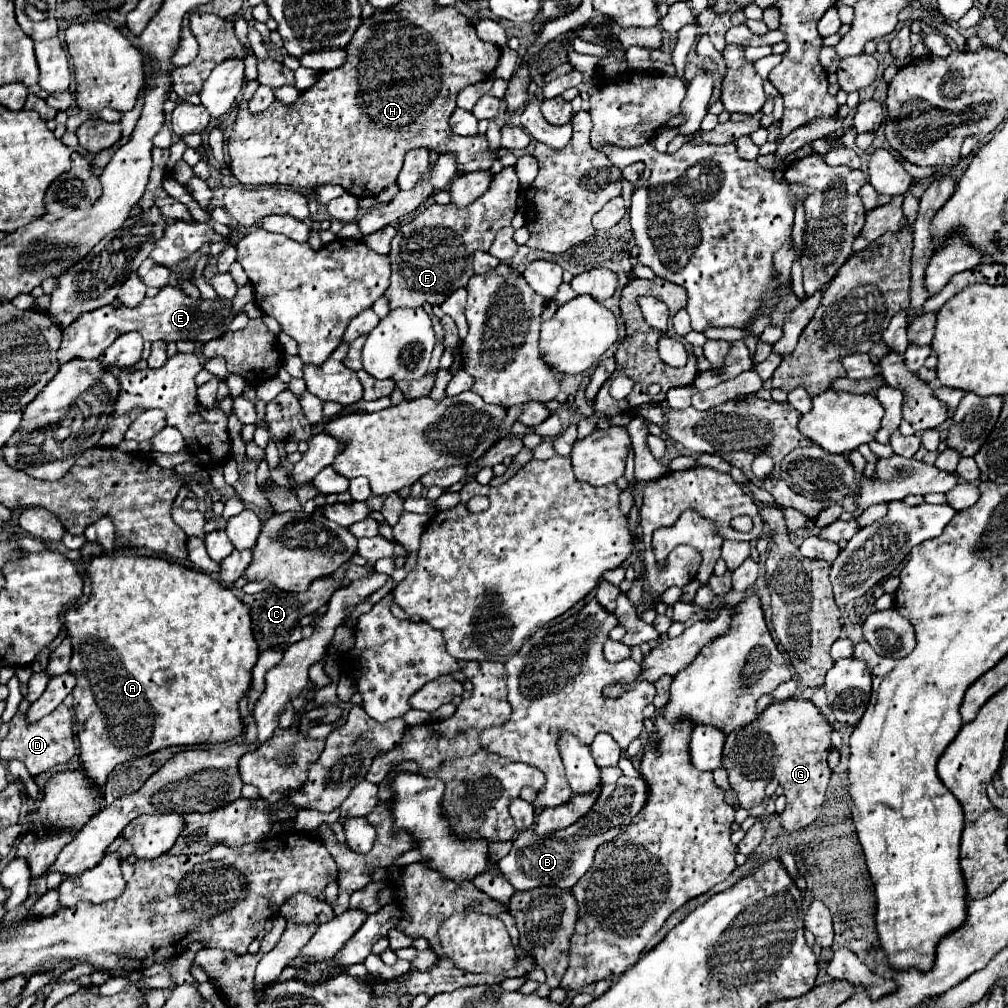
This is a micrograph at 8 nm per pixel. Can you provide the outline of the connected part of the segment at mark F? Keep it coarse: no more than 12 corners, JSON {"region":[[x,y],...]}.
{"region":[[513,166],[465,208],[431,204],[391,244],[389,308],[441,304],[517,212]]}

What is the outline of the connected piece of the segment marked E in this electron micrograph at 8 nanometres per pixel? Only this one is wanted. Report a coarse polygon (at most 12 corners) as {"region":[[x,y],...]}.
{"region":[[163,286],[137,308],[101,306],[63,330],[59,364],[117,336],[209,342],[237,314]]}

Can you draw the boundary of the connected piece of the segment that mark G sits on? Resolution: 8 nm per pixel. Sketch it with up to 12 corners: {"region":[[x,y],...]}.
{"region":[[789,698],[729,734],[721,762],[739,806],[779,780],[793,824],[819,816],[829,720]]}

